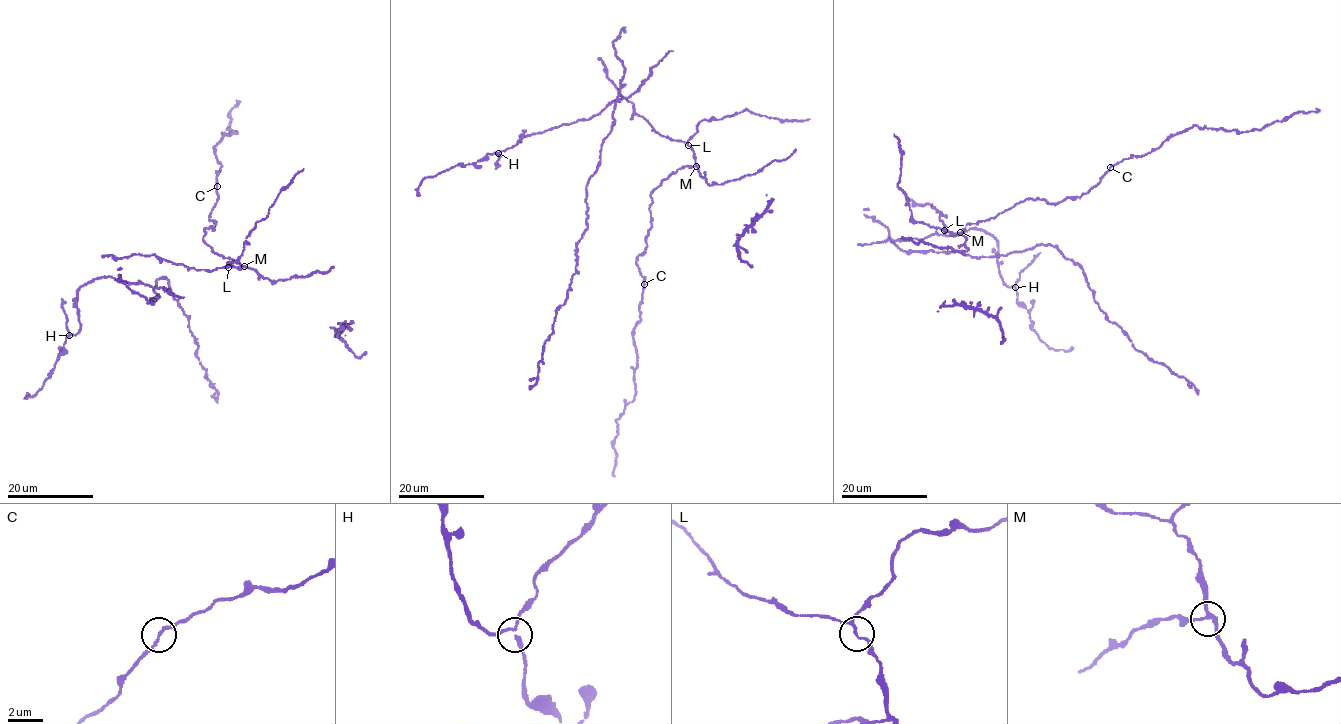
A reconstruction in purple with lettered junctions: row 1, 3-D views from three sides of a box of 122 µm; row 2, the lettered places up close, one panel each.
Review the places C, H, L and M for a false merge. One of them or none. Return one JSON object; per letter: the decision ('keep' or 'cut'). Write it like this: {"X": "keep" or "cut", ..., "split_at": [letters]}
{"C": "keep", "H": "cut", "L": "keep", "M": "keep", "split_at": ["H"]}

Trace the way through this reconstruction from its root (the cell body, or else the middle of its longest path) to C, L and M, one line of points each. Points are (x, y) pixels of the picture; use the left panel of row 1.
C: (170, 262), (207, 271), (243, 267), (203, 238), (204, 229), (216, 224), (209, 217), (217, 186)
L: (170, 262), (207, 271), (228, 268)
M: (170, 262), (207, 271), (244, 266)

